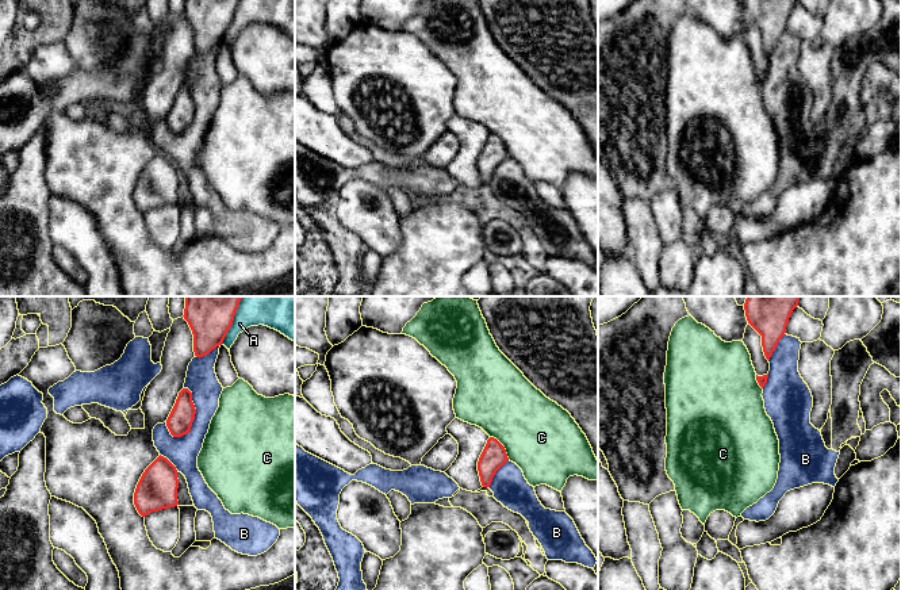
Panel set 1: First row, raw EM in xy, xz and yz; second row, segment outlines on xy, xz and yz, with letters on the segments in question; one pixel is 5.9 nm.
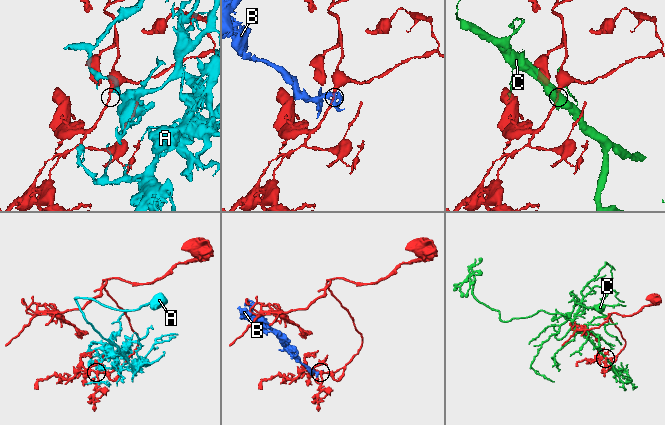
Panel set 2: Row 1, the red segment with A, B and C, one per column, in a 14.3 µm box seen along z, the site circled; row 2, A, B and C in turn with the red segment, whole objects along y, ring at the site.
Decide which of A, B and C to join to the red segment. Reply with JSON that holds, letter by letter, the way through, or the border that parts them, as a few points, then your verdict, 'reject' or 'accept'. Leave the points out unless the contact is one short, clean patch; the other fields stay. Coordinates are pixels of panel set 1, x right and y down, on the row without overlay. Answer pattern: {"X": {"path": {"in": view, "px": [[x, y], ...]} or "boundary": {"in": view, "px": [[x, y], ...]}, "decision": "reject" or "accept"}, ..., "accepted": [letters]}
{"A": {"decision": "reject"}, "B": {"decision": "accept"}, "C": {"decision": "reject"}, "accepted": ["B"]}

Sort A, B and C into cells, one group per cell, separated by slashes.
A / B / C

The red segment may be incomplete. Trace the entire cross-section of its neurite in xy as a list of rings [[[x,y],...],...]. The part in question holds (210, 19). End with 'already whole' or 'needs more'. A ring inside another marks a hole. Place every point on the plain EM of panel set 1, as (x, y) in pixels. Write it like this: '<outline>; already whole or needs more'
[[[185,0],[183,14],[193,31],[196,54],[203,54],[222,42],[238,3],[239,0]]]; already whole

